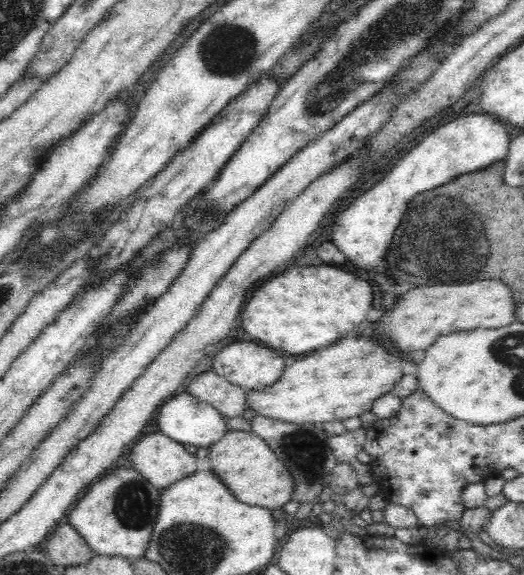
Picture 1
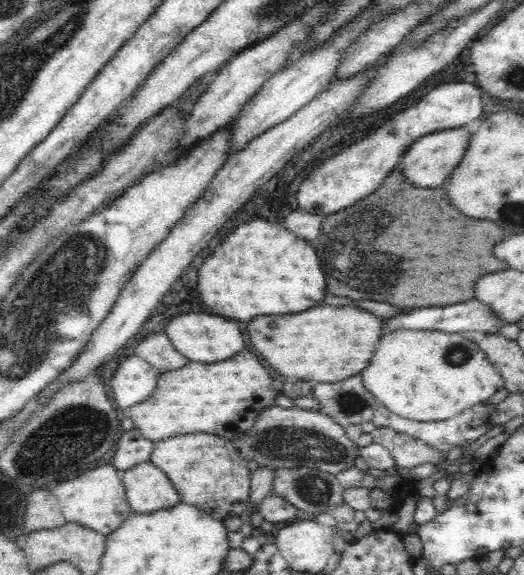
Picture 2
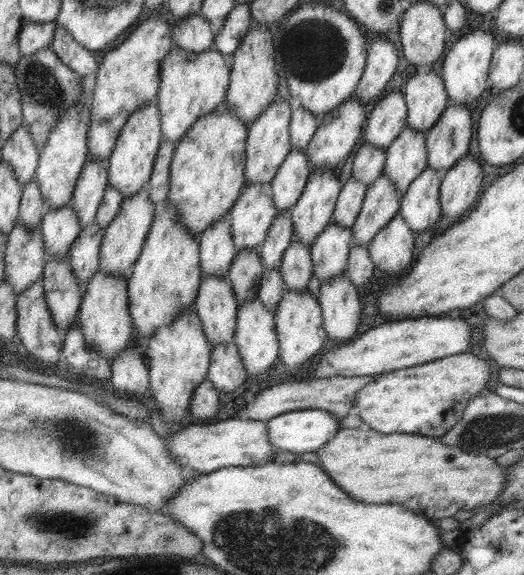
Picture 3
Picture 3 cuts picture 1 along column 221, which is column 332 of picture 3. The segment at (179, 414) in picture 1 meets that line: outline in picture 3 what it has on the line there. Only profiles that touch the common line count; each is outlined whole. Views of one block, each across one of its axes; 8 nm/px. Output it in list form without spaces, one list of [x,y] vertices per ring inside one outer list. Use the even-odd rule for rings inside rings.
[[[297,409],[274,416],[265,422],[267,439],[273,448],[297,454],[315,452],[329,442],[340,419],[319,409]]]

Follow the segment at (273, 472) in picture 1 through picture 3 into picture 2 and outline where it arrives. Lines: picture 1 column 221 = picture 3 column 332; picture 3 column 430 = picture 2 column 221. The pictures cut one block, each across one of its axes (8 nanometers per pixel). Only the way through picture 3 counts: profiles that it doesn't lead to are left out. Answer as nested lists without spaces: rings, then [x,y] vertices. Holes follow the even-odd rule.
[[[188,432],[154,441],[148,460],[170,479],[180,501],[198,508],[217,520],[240,516],[247,508],[250,495],[250,471],[247,460],[236,452],[230,440],[204,432]]]

